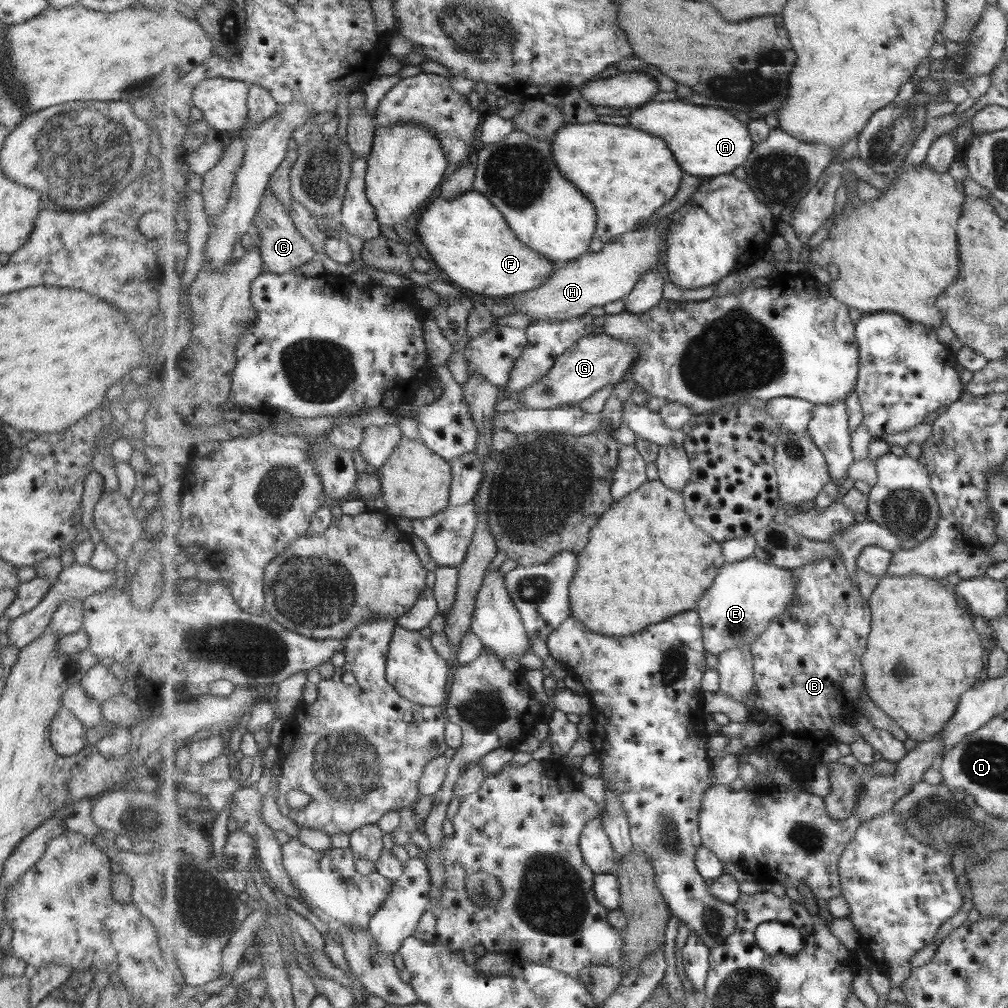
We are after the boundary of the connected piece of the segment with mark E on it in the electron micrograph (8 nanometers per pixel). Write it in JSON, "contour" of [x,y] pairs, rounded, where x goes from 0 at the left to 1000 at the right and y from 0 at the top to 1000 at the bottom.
{"contour":[[[748,552],[737,558],[717,560],[709,578],[700,585],[689,603],[698,621],[699,645],[714,650],[729,642],[745,641],[764,617],[783,603],[788,585],[786,564],[753,558]]]}

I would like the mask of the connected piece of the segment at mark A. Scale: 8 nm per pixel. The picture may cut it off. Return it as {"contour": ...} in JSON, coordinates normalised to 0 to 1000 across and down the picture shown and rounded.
{"contour":[[[647,100],[630,108],[622,118],[624,125],[639,129],[660,139],[679,171],[690,176],[710,176],[725,173],[731,165],[738,165],[749,143],[740,123],[731,119],[723,110],[703,106],[701,103],[699,105],[695,105],[695,103],[689,105],[689,103],[682,103],[682,101]]]}

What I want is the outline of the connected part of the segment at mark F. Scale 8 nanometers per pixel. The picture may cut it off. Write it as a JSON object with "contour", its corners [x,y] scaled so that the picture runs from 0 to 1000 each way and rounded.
{"contour":[[[471,187],[448,197],[435,194],[420,209],[412,230],[415,231],[429,258],[444,274],[445,280],[467,292],[500,296],[519,292],[537,284],[553,268],[553,264],[555,265],[517,240],[504,223],[501,213]]]}

